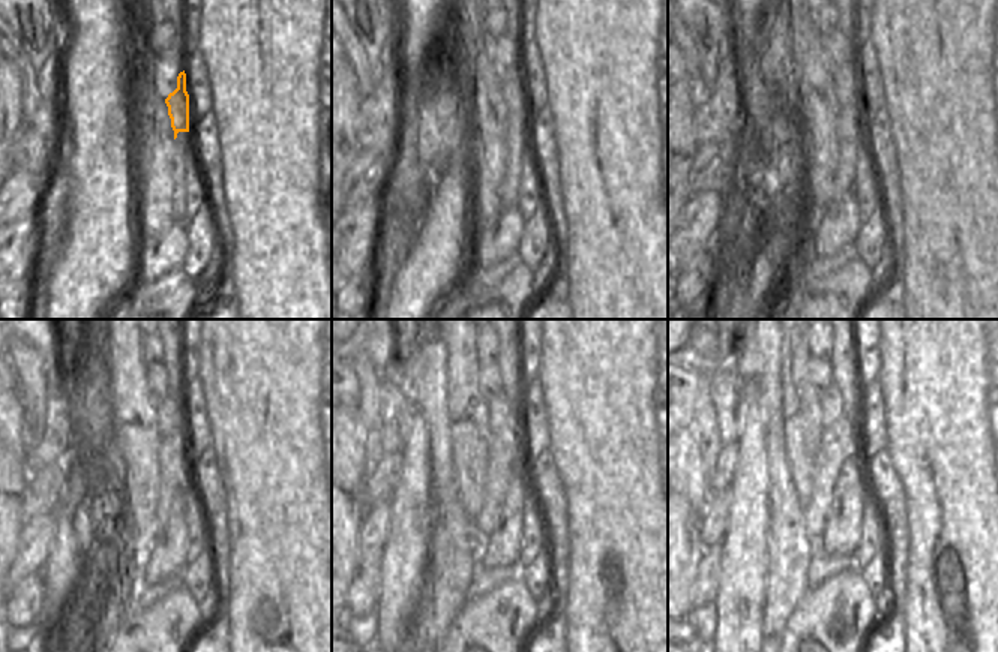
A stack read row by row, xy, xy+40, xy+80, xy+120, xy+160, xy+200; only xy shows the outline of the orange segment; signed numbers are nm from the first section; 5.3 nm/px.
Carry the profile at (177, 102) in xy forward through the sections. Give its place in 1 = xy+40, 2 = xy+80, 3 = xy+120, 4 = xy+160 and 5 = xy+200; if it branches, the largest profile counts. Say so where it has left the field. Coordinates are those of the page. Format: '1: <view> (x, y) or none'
1: xy+40 (512, 92)
2: xy+80 (845, 81)
3: xy+120 (168, 414)
4: xy+160 (502, 417)
5: xy+200 (832, 402)

